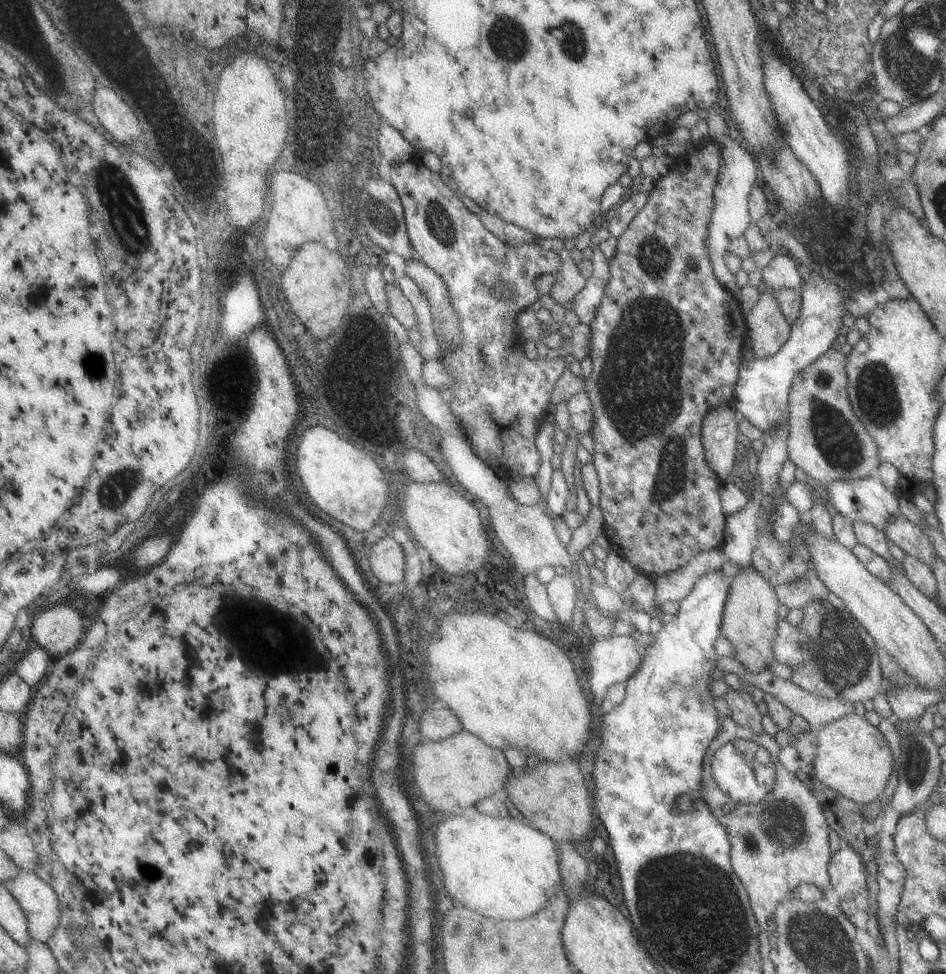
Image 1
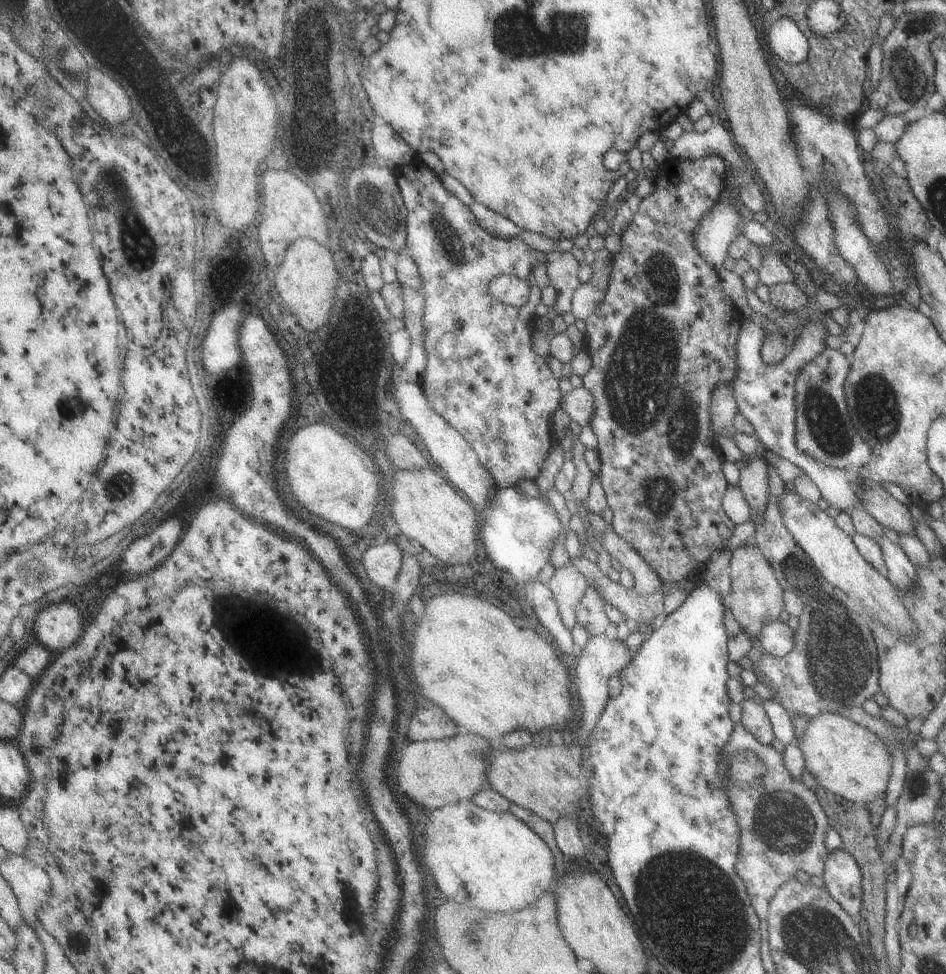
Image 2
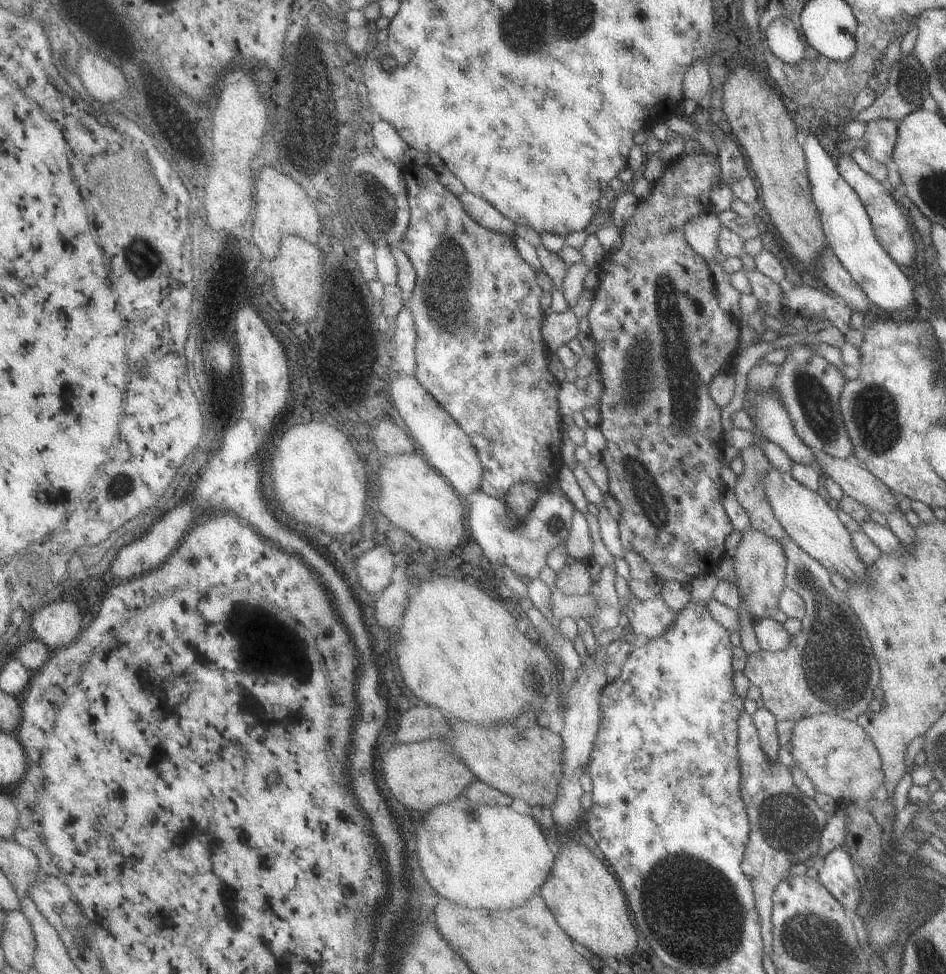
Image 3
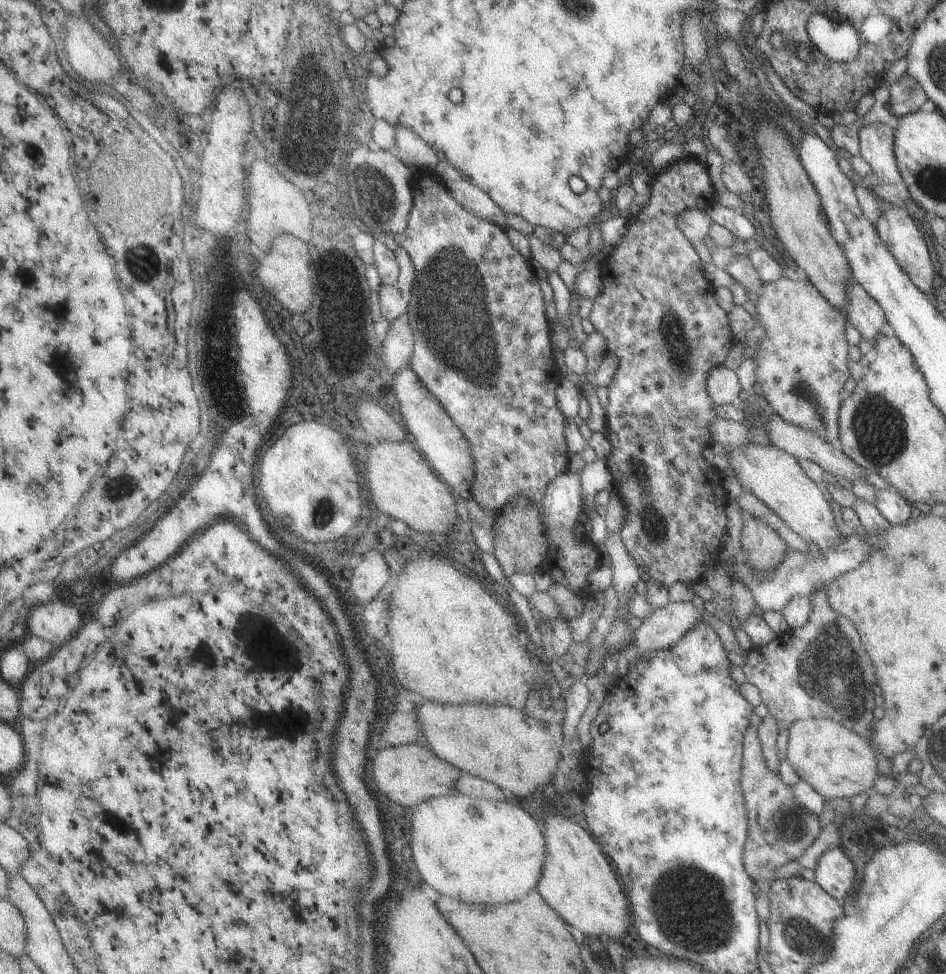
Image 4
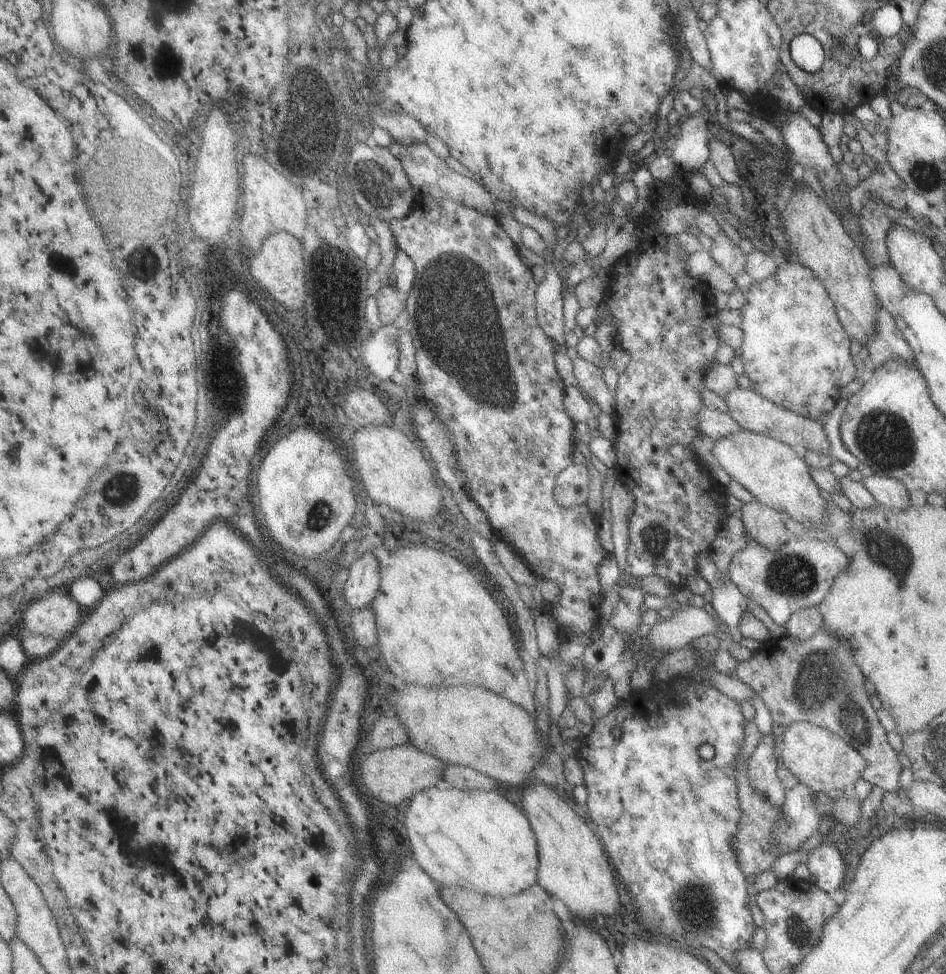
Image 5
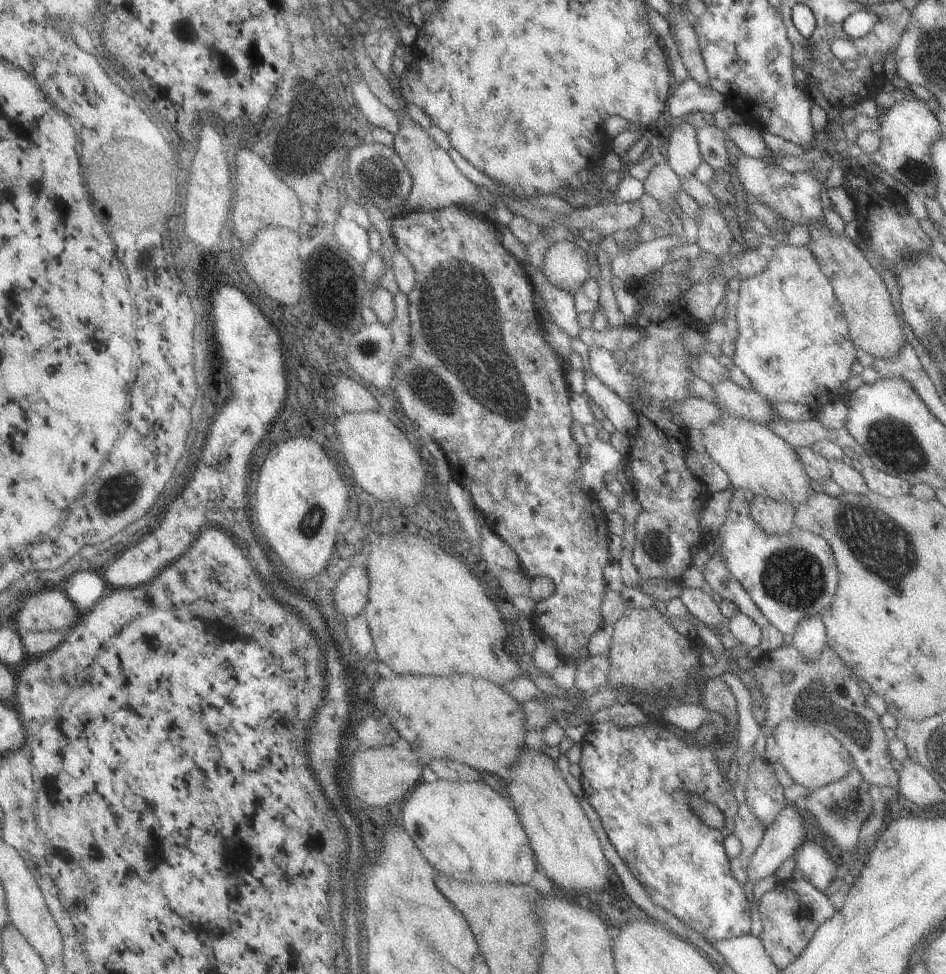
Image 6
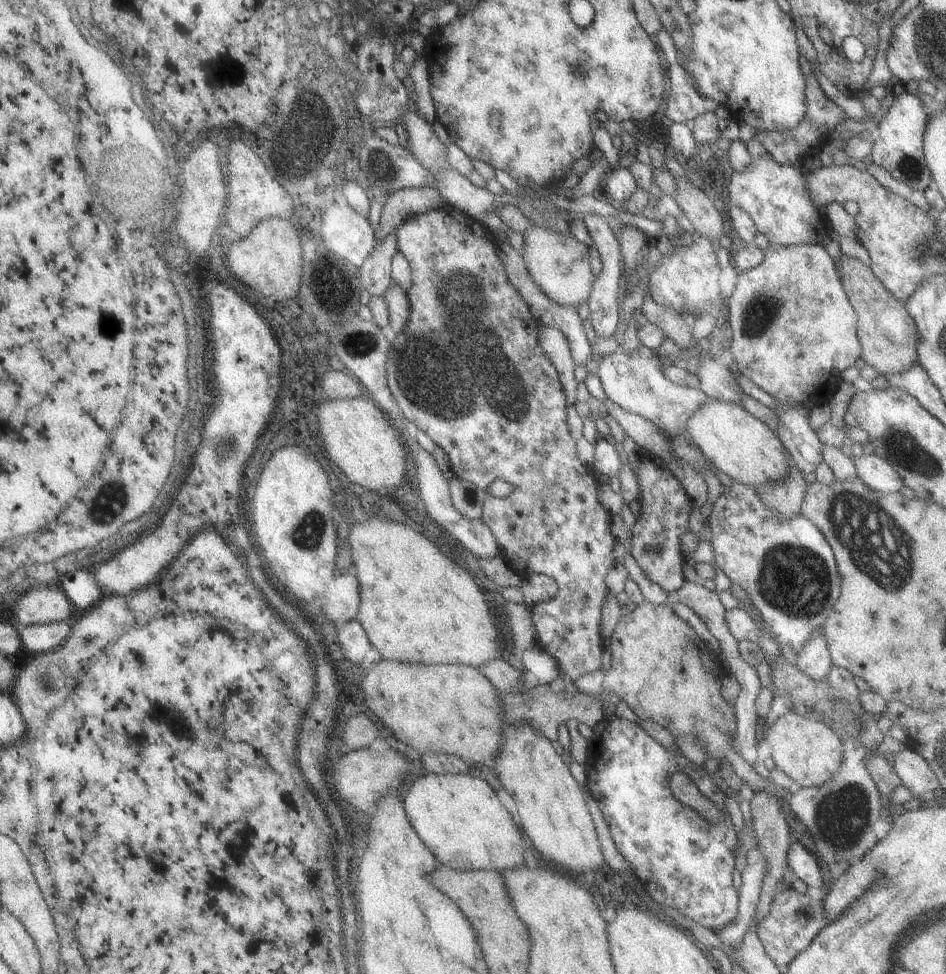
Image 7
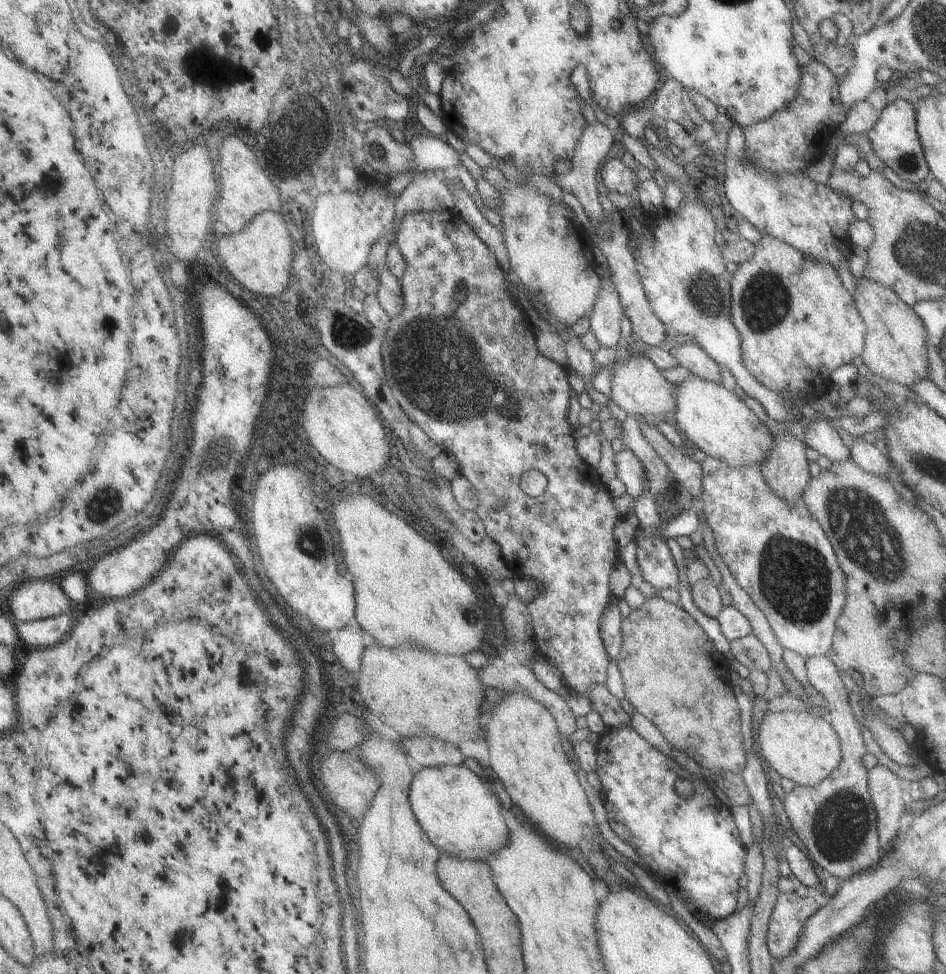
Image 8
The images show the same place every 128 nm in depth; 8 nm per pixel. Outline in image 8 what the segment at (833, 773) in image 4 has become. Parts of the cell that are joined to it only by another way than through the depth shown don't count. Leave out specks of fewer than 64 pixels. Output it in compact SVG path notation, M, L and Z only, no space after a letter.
M812 709L766 711L755 736L759 754L771 770L796 785L811 787L832 774L842 760L841 744L827 716Z

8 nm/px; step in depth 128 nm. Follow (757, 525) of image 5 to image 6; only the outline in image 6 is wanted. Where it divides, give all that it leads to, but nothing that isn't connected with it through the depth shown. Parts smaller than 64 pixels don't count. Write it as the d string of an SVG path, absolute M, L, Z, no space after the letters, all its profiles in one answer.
M755 496L748 508L752 520L760 525L766 534L784 534L794 526L795 508L792 504L776 502L765 496Z

